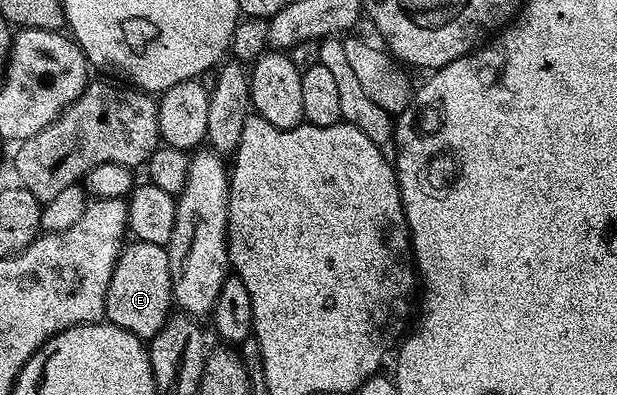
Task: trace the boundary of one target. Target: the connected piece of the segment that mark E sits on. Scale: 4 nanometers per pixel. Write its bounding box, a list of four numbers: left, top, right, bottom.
[104,240,174,339]

